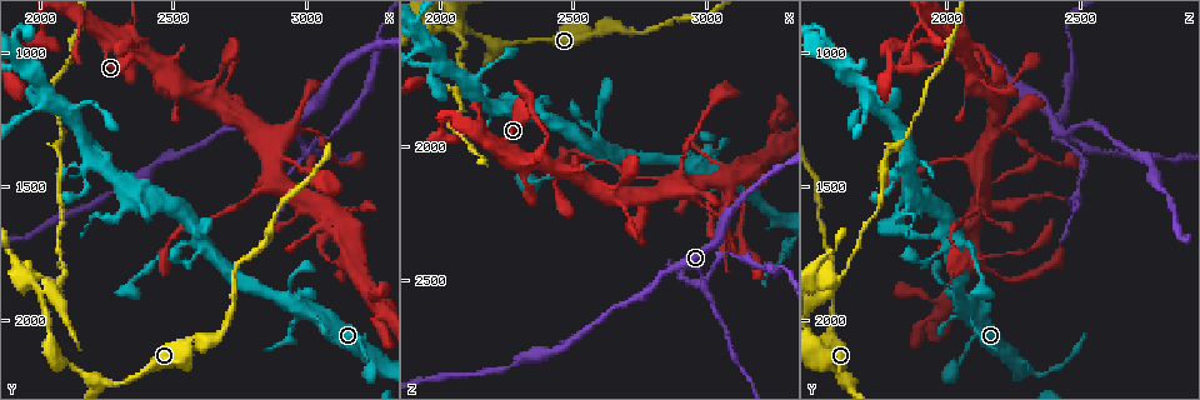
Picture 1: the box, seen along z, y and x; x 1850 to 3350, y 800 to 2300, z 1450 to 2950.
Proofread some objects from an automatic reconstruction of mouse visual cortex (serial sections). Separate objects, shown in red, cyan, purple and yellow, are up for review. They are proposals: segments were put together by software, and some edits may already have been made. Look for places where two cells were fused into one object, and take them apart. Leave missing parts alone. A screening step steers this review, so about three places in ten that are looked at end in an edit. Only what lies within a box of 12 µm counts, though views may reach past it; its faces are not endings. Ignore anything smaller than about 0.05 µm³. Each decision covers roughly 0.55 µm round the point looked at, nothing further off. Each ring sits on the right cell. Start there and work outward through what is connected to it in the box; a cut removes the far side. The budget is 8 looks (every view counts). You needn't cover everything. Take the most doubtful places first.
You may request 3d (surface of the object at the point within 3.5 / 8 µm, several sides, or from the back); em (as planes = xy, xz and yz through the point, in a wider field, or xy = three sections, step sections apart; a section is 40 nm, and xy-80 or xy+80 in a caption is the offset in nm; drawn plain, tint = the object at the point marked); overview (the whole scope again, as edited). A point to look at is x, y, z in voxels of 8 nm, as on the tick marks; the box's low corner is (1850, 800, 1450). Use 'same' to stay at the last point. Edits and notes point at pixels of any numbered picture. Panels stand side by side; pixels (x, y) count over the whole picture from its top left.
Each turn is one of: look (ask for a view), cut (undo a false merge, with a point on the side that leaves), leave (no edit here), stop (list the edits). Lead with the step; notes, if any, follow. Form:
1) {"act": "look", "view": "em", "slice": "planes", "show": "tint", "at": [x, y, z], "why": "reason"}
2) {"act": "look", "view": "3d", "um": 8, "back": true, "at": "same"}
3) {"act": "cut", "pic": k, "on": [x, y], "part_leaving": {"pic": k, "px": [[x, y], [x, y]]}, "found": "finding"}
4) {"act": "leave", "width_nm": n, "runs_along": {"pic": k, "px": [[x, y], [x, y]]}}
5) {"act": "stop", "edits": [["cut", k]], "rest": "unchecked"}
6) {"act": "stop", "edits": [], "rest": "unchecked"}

{"act": "look", "view": "3d", "um": 8, "at": [3000, 1350, 2520], "why": "four arms meet"}

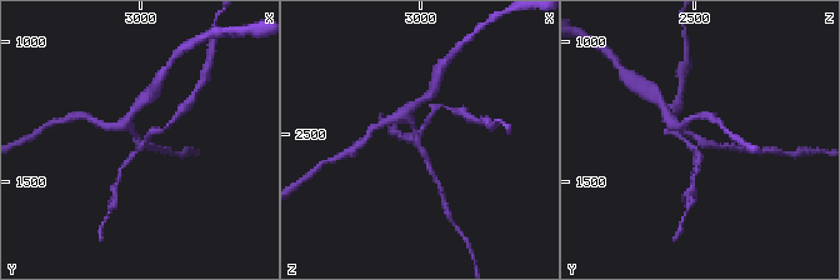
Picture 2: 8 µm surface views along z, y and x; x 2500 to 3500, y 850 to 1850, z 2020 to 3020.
{"act": "look", "view": "3d", "um": 3.5, "back": true, "at": [3000, 1350, 2520]}

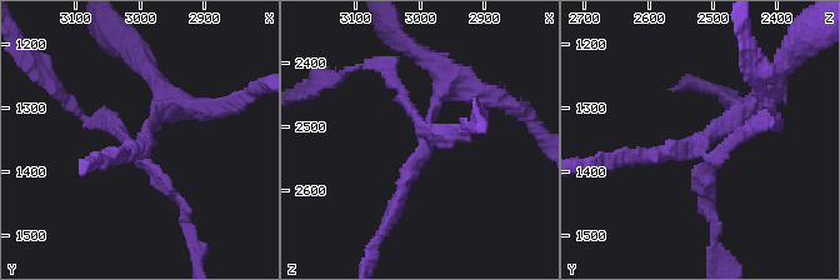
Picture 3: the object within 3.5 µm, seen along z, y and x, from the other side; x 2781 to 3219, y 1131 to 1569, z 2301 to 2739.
{"act": "look", "view": "em", "slice": "xy", "step": 1, "show": "tint", "at": [2995, 1350, 2515], "arms": 4, "arm_widths_nm": [150, 150, 150, 250]}

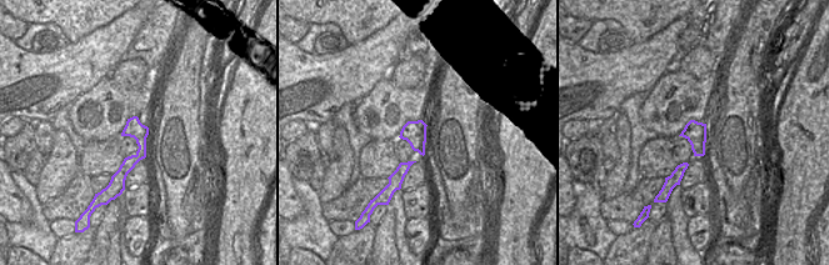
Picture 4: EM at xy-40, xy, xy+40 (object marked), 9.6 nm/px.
{"act": "cut", "pic": 3, "on": [171, 193], "border": {"pic": 4, "px": [[136, 153], [145, 155]]}, "found": "two cells meet here"}

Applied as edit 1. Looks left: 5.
{"act": "look", "view": "overview"}

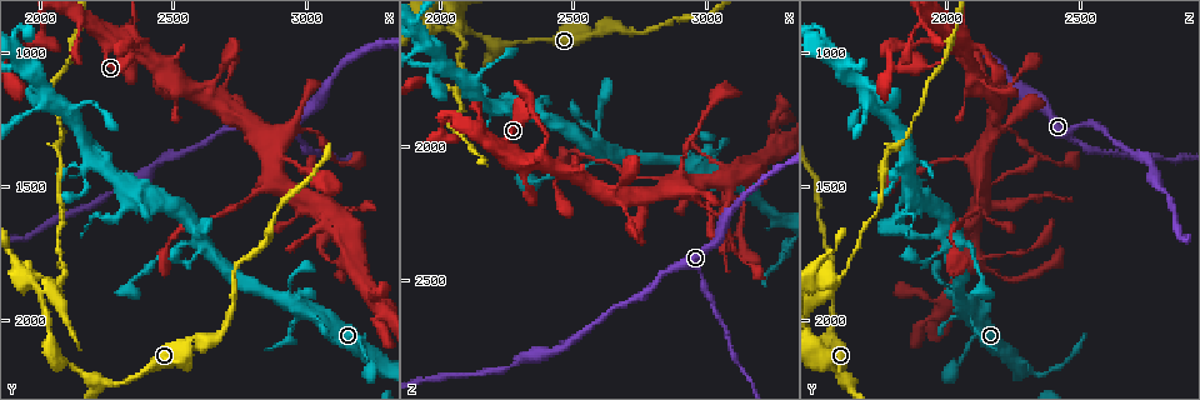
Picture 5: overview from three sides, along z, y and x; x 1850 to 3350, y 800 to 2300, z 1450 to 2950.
{"act": "look", "view": "3d", "um": 3.5, "at": [3000, 1290, 2250], "why": "calibre changes"}

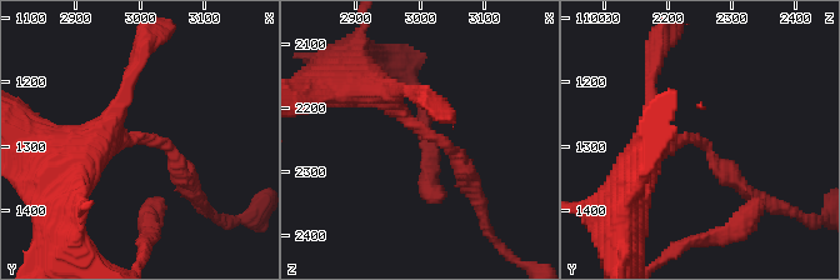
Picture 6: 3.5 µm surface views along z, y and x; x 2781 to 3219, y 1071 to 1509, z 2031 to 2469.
{"act": "look", "view": "em", "slice": "xy", "step": 3, "show": "tint", "at": [3010, 1290, 2240]}

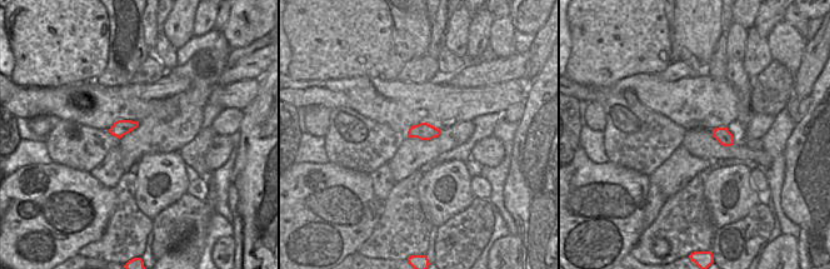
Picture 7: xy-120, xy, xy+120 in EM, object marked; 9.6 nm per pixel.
{"act": "leave", "arm_widths_nm": [250, 400], "runs_along": {"pic": 6, "px": [[365, 84], [454, 150], [469, 180]]}, "found": "continuous, no second cell"}

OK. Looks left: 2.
{"act": "look", "view": "3d", "um": 8, "at": [2770, 1550, 2110], "why": "a narrow waist"}

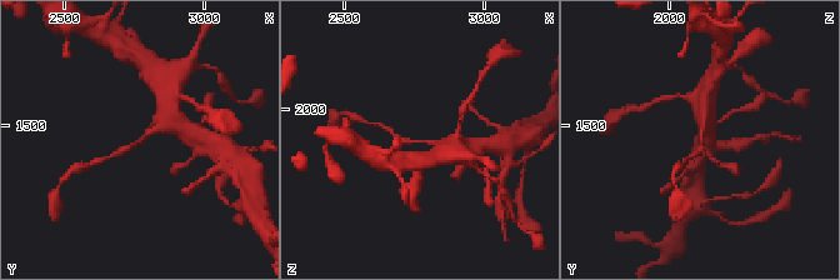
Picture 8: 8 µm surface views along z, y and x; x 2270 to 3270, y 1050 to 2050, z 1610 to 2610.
{"act": "look", "view": "em", "slice": "xy", "step": 3, "show": "tint", "at": [2780, 1530, 2120]}

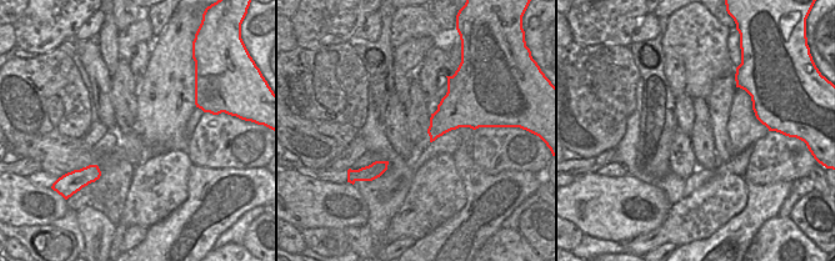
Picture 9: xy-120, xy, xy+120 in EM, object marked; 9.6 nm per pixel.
{"act": "cut", "pic": 8, "on": [121, 150], "arm_widths_nm": [200, 350], "part_leaving": {"pic": 8, "px": [[136, 140], [125, 150], [94, 163]]}, "found": "a second cell is stuck on"}

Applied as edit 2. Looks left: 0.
{"act": "stop", "edits": [["cut", 3], ["cut", 8]], "rest": "unchecked"}

